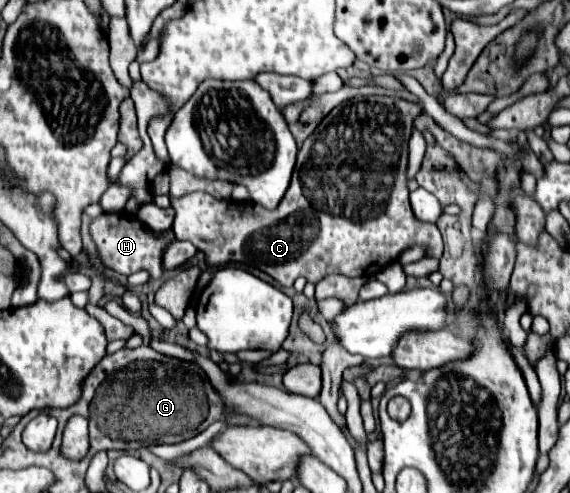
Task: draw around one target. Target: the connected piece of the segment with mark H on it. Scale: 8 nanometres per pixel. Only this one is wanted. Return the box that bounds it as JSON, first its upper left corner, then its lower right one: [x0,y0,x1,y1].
[91,211,175,277]

